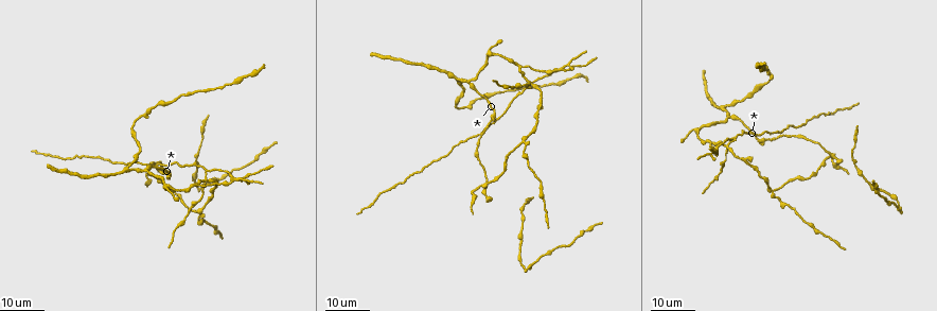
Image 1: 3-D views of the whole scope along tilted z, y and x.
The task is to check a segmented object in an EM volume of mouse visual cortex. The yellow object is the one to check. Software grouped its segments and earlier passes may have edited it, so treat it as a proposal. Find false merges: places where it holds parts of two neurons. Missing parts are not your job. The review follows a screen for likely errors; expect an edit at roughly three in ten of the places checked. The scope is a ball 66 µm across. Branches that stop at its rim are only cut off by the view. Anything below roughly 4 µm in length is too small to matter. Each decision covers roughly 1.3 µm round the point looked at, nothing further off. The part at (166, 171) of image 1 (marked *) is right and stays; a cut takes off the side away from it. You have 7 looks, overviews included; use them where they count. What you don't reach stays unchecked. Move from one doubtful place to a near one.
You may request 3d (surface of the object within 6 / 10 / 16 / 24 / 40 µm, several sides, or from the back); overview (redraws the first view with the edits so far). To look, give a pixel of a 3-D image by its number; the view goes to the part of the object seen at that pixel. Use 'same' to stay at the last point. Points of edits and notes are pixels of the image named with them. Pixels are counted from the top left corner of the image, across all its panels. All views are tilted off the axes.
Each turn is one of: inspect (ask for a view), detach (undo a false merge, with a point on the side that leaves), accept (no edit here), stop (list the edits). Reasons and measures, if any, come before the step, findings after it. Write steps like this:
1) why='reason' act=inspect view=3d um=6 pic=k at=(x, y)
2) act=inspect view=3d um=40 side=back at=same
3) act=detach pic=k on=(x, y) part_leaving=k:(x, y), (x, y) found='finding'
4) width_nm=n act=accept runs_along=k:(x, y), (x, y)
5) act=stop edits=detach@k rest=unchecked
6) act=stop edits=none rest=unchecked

why='arms part here' act=inspect view=3d um=16 pic=1 at=(524, 143)

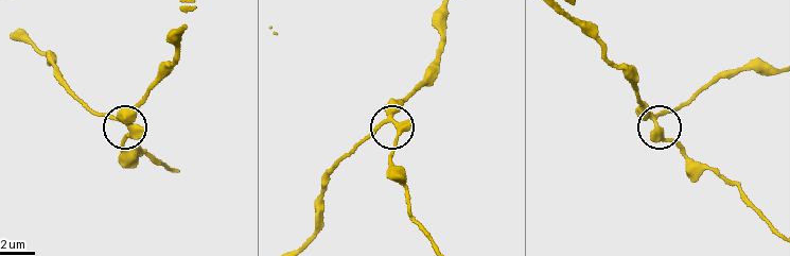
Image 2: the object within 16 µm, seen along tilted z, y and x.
act=inspect view=3d um=10 pic=2 at=(386, 124)

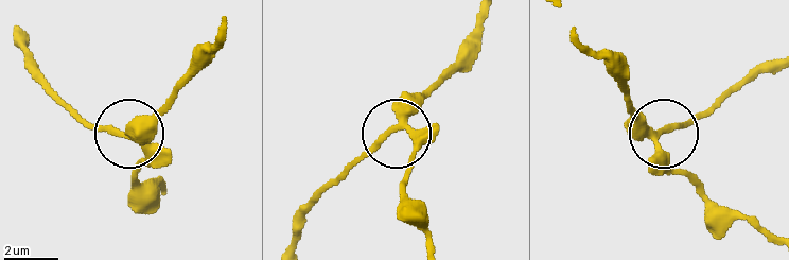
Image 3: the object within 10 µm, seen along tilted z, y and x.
side_arm_um=24 act=accept runs_along=3:(589, 54), (688, 182) found='continuous, no second neuron'

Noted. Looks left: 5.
why='four arms meet' act=inspect view=3d um=24 pic=1 at=(241, 179)

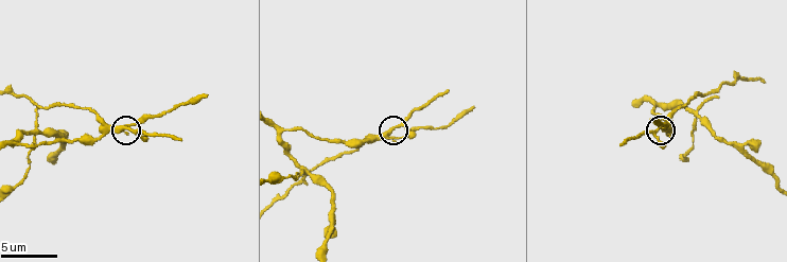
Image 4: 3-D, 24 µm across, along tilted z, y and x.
act=inspect view=3d um=6 pic=4 at=(387, 133)

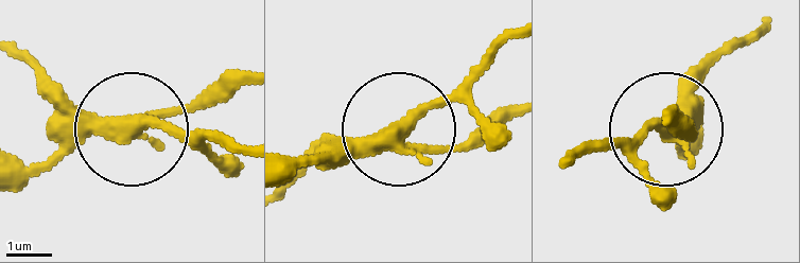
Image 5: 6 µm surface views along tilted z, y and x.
side_arm_um=7 arms=4 act=detach pic=5 on=(157, 144) found='two neurons meet here'

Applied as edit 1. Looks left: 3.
act=inspect view=overview

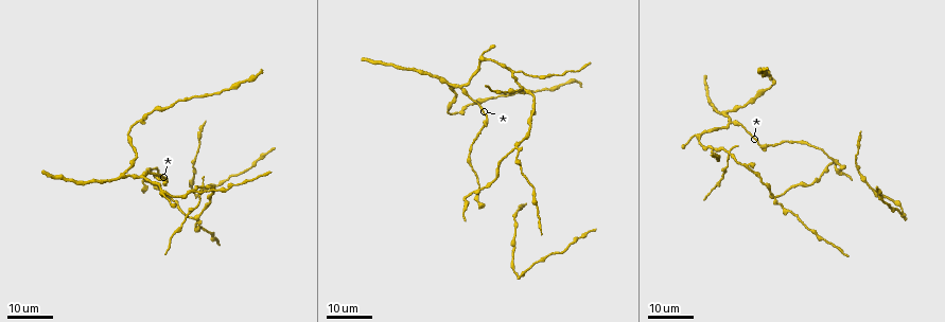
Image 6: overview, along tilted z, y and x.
why='four arms meet' act=inspect view=3d um=16 pic=6 at=(730, 152)

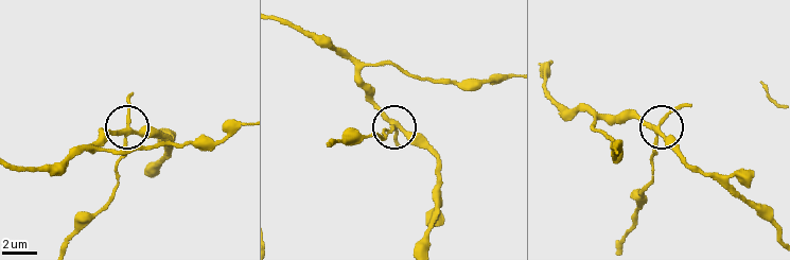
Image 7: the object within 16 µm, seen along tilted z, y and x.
act=inspect view=3d um=10 pic=7 at=(396, 126)

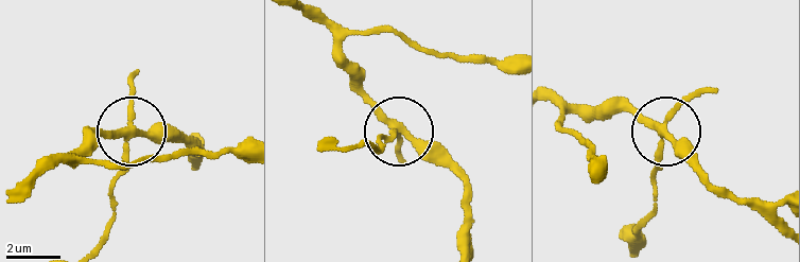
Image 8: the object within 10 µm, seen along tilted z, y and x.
arms=4 act=detach pic=8 on=(131, 93) part_leaving=8:(660, 135), (653, 211), (639, 229), (639, 246) found='two neurons meet here'

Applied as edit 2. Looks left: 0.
act=stop edits=detach@5,detach@8 rest=unchecked

